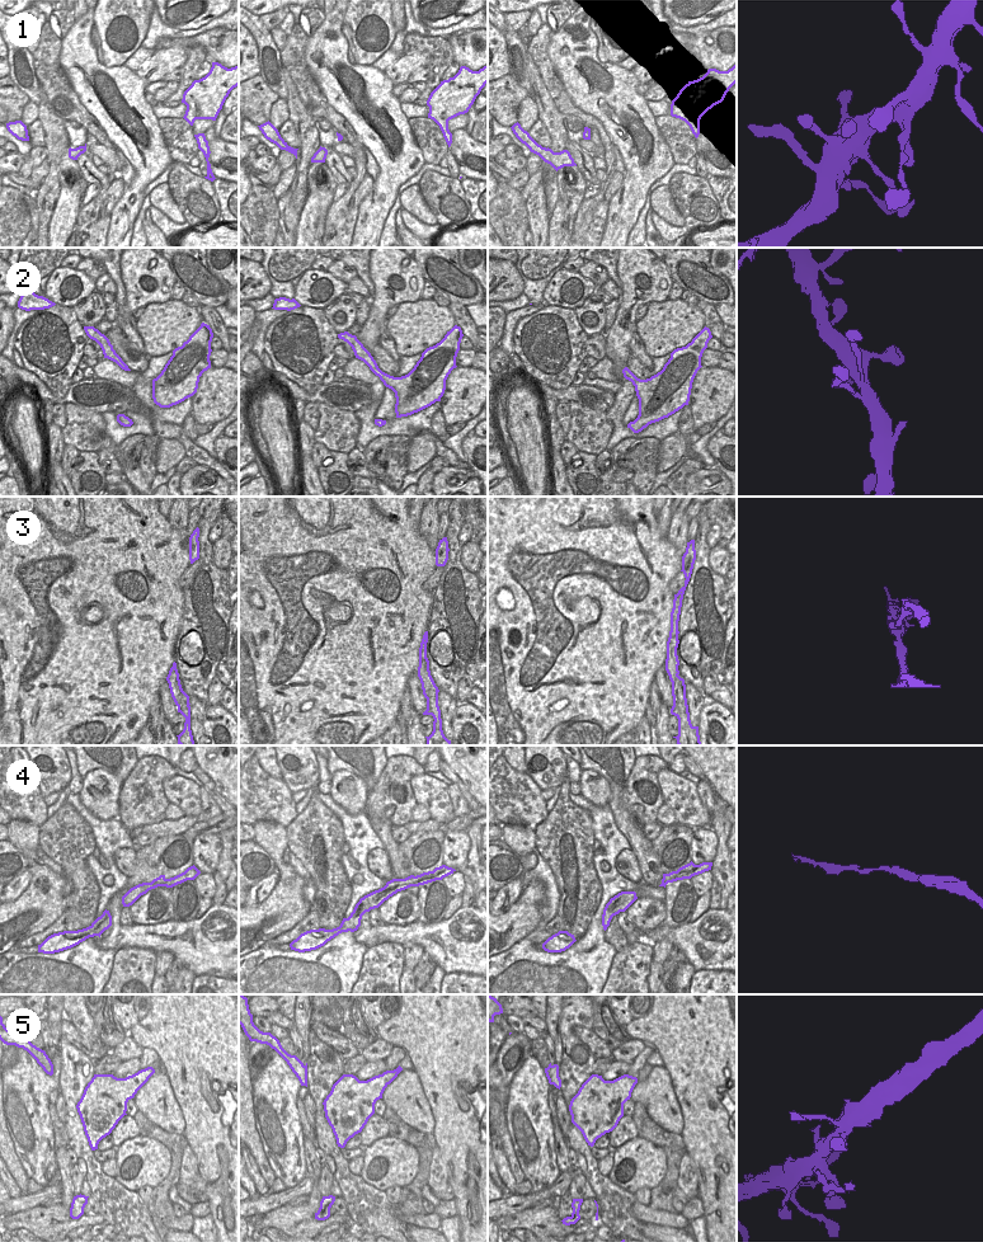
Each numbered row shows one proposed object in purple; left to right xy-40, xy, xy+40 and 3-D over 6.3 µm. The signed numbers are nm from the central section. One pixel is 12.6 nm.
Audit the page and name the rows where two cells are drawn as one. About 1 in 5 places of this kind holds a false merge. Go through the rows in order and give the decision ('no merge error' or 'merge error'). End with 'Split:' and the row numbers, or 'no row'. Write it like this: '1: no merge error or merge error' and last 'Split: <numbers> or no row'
1: no merge error
2: no merge error
3: merge error
4: no merge error
5: no merge error
Split: 3

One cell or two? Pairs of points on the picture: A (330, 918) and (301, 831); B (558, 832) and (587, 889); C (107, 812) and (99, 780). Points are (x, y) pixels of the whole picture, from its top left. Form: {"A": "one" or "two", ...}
{"A": "one", "B": "one", "C": "one"}

